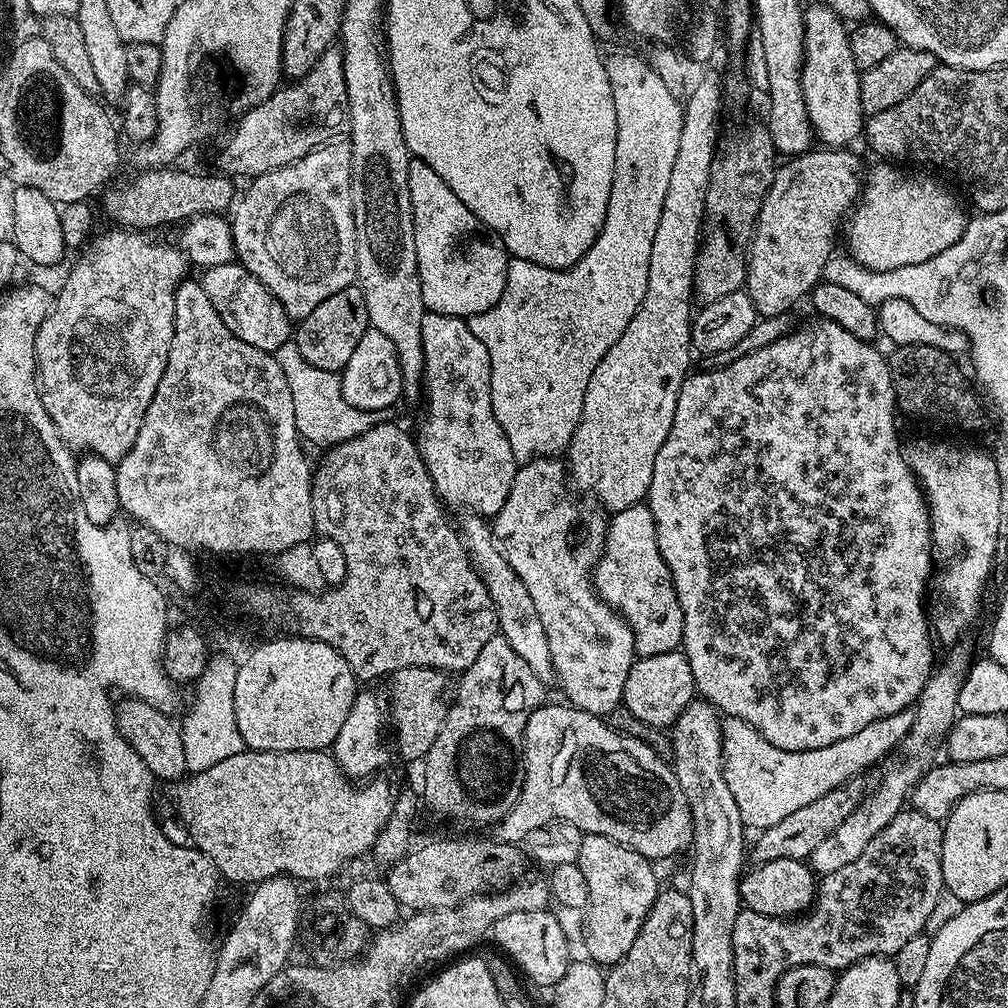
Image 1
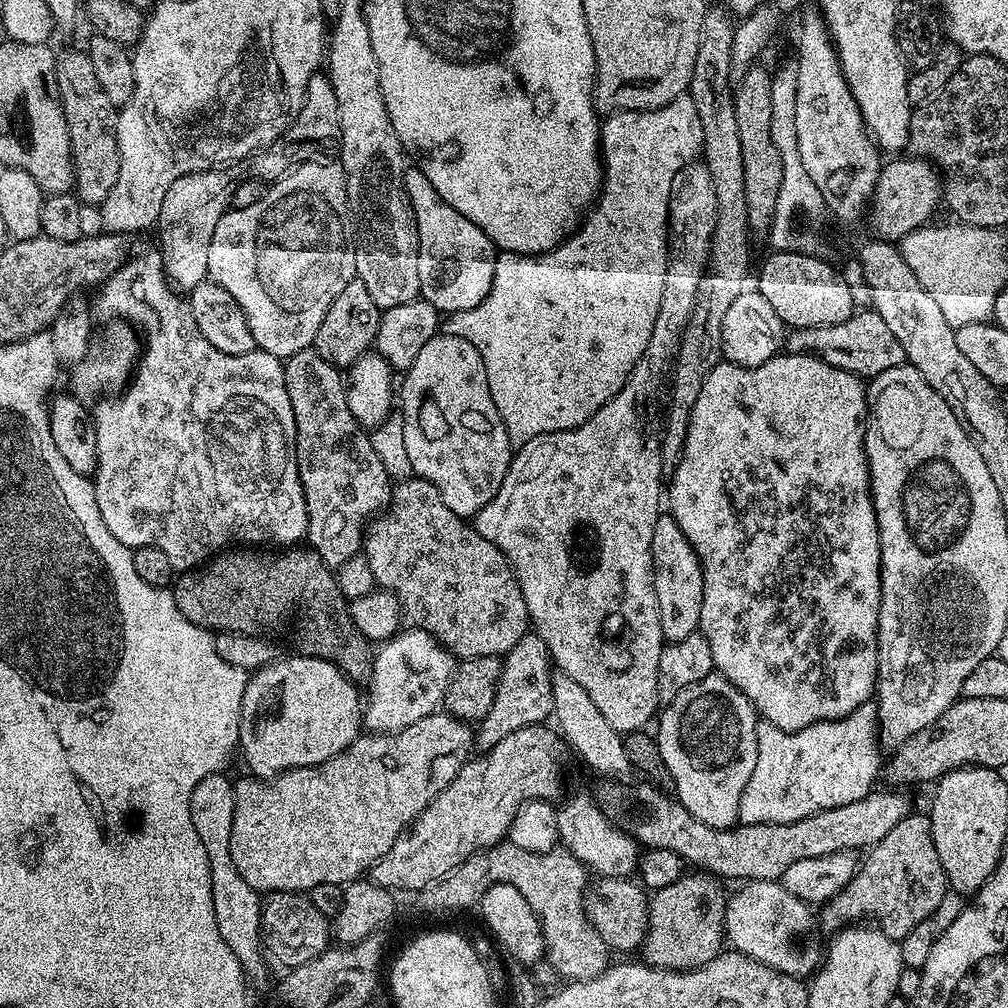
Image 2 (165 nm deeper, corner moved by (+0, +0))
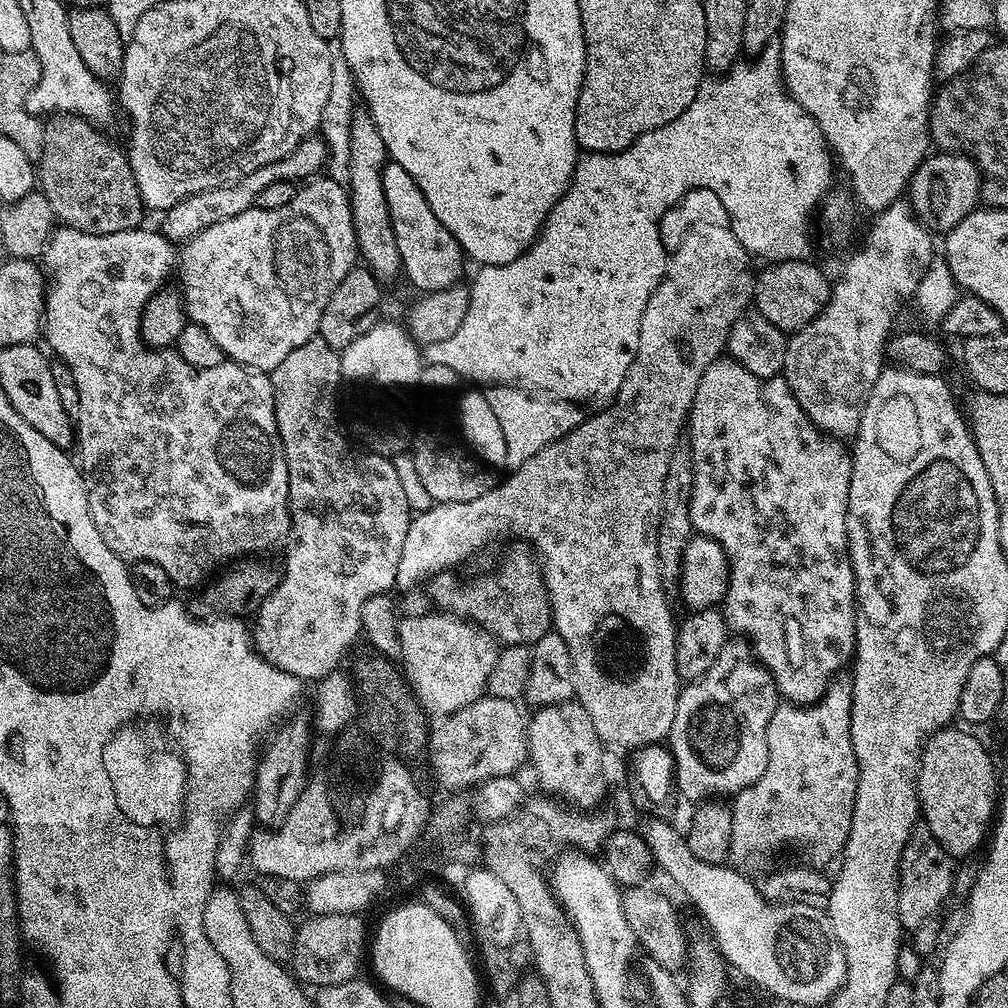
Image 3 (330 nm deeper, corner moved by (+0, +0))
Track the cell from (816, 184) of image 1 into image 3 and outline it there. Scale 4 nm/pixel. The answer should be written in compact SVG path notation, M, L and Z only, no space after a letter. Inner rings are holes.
M941 152L929 154L924 157L924 161L916 168L912 179L908 182L906 189L906 199L912 205L912 211L916 213L916 219L921 224L927 226L933 233L947 234L951 232L962 218L966 218L971 212L977 211L980 199L980 181L982 177L980 171L976 169L975 162L969 156L962 156L959 152Z

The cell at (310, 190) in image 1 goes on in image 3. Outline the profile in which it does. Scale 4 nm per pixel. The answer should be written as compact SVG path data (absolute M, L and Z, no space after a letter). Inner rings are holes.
M324 174L319 178L309 179L303 186L297 187L290 202L286 202L286 206L278 206L278 210L266 210L253 206L234 218L226 218L202 230L193 240L187 241L181 247L184 249L180 252L178 288L184 297L184 311L187 319L206 329L210 338L218 342L225 357L236 363L225 362L209 368L190 366L190 362L183 360L179 352L172 348L150 348L140 338L140 319L146 302L166 284L164 280L166 241L159 231L147 232L146 229L147 227L141 226L118 234L99 236L79 232L67 226L57 227L42 253L43 263L50 273L50 283L47 285L44 297L42 336L48 339L49 346L56 351L55 359L61 360L70 370L70 374L74 374L74 382L78 386L78 414L74 418L75 447L80 448L78 467L84 474L90 518L94 518L94 526L98 526L98 534L102 534L102 542L106 542L106 546L110 546L110 550L114 550L114 554L118 554L125 562L137 560L158 562L158 566L162 566L162 570L170 574L173 585L177 589L192 588L195 584L203 585L221 566L237 558L264 554L267 548L274 547L279 540L281 543L287 537L290 526L288 471L286 470L286 454L282 446L282 438L278 434L278 422L274 414L274 390L272 377L269 374L276 369L278 362L282 362L282 358L286 358L286 354L298 350L302 342L310 342L310 338L319 333L322 310L326 310L326 302L330 302L330 294L334 294L334 290L338 290L338 282L342 282L342 278L346 278L346 274L350 274L350 270L357 267L358 249L352 221L352 201L345 185L339 184Z

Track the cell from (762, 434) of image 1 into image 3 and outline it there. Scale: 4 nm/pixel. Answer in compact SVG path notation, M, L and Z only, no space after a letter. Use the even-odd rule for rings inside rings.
M721 358L715 360L710 366L706 366L706 374L702 374L702 382L698 382L698 390L694 394L694 402L692 410L688 414L686 421L686 440L692 446L692 461L694 462L694 490L690 498L690 518L692 519L692 527L701 536L709 536L714 542L718 542L718 546L722 546L722 550L728 559L728 589L722 601L722 611L724 614L724 622L727 625L729 633L735 634L737 637L743 638L750 645L753 656L759 660L765 670L772 676L772 682L776 686L777 693L789 704L817 704L823 697L824 691L828 689L837 674L843 673L845 669L853 663L856 654L856 579L854 578L854 570L852 563L848 557L848 499L850 498L850 482L852 481L852 453L843 444L841 439L833 438L820 431L815 424L809 422L802 410L802 406L798 402L798 398L794 398L794 394L790 390L788 381L780 376L772 376L768 380L763 380L760 376L750 374L750 370L746 370L740 365L737 360L731 358Z

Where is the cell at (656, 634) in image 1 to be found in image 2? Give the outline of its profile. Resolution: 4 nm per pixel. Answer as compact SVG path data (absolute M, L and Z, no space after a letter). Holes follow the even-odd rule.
M662 514L656 520L652 563L658 622L662 622L665 641L690 638L690 634L698 631L702 618L702 566L696 551L692 549L682 530L678 530L678 522L674 522L671 514Z

